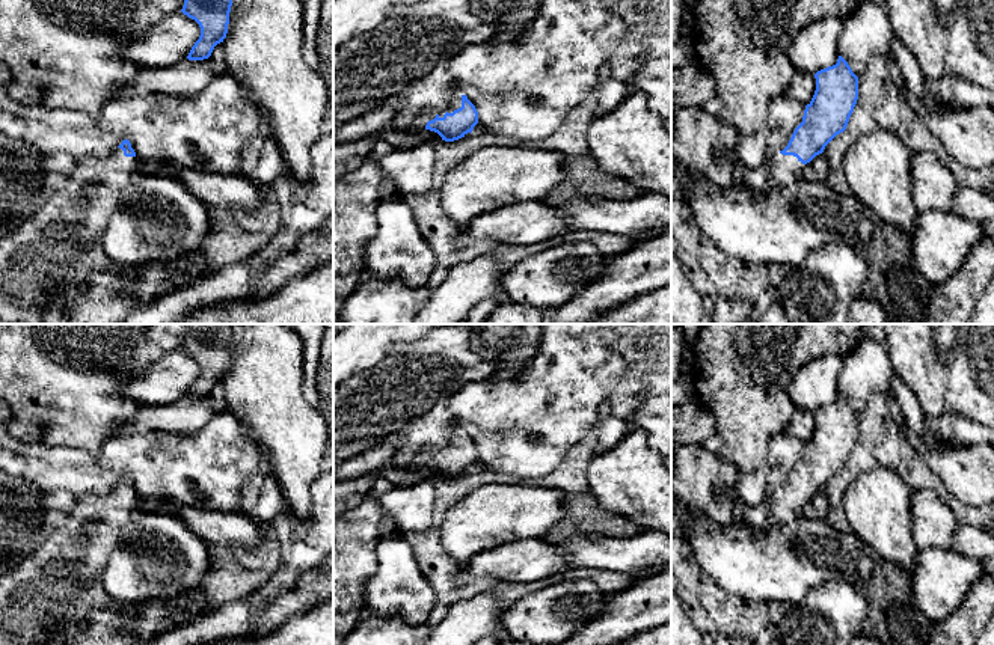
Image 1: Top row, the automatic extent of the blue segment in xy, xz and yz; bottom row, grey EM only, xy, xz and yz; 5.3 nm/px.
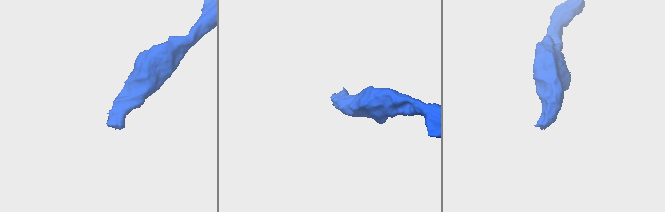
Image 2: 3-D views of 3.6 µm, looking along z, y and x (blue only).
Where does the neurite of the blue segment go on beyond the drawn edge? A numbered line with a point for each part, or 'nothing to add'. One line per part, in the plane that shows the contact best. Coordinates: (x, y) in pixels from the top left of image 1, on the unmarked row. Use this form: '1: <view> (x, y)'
1: xz (429, 452)

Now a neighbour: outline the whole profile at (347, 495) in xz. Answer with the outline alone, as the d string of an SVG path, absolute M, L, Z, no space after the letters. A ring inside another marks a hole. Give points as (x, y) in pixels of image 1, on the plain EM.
M386 464L376 473L365 475L359 479L333 482L333 517L356 508L364 500L364 497L370 494L377 478L385 478L395 487L404 487L419 481L433 481L436 478L442 478L442 475L437 470L425 466L398 469Z

